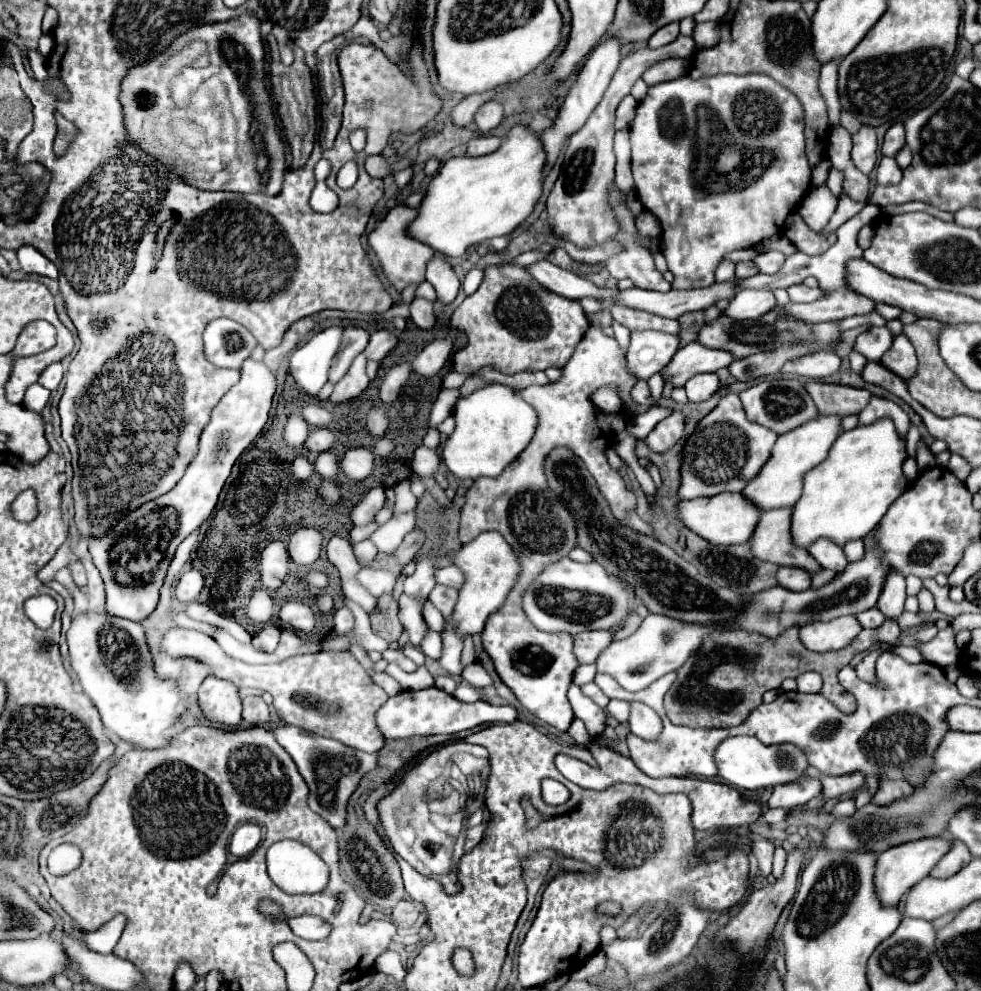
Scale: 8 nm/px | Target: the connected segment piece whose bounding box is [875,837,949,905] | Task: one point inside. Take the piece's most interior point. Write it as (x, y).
(898, 869)

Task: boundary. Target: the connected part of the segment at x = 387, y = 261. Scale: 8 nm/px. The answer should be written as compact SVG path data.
M395 205L383 221L379 221L377 229L369 235L369 245L377 253L377 259L383 267L383 273L389 277L389 281L395 285L395 289L403 291L409 283L421 283L425 281L425 263L435 255L429 245L413 239L407 235L409 223L417 217L417 209L411 209L407 205Z

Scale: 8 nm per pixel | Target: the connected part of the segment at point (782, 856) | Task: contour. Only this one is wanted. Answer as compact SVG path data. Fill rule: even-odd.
M777 847L775 849L775 859L773 859L773 875L779 879L783 875L783 869L785 869L785 861L787 861L787 851Z

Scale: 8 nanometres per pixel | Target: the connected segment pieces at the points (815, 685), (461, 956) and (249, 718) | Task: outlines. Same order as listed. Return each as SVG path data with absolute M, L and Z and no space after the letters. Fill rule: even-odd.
M809 671L809 673L803 673L797 677L797 685L799 685L799 691L803 691L803 693L819 693L823 681L821 681L821 675Z
M457 949L455 951L455 961L453 961L453 965L455 965L455 969L461 973L461 975L469 975L471 971L473 971L473 961L471 961L471 953L465 949L465 951L461 951L461 949Z
M251 695L243 699L243 719L247 725L265 725L269 721L269 707L263 697Z

